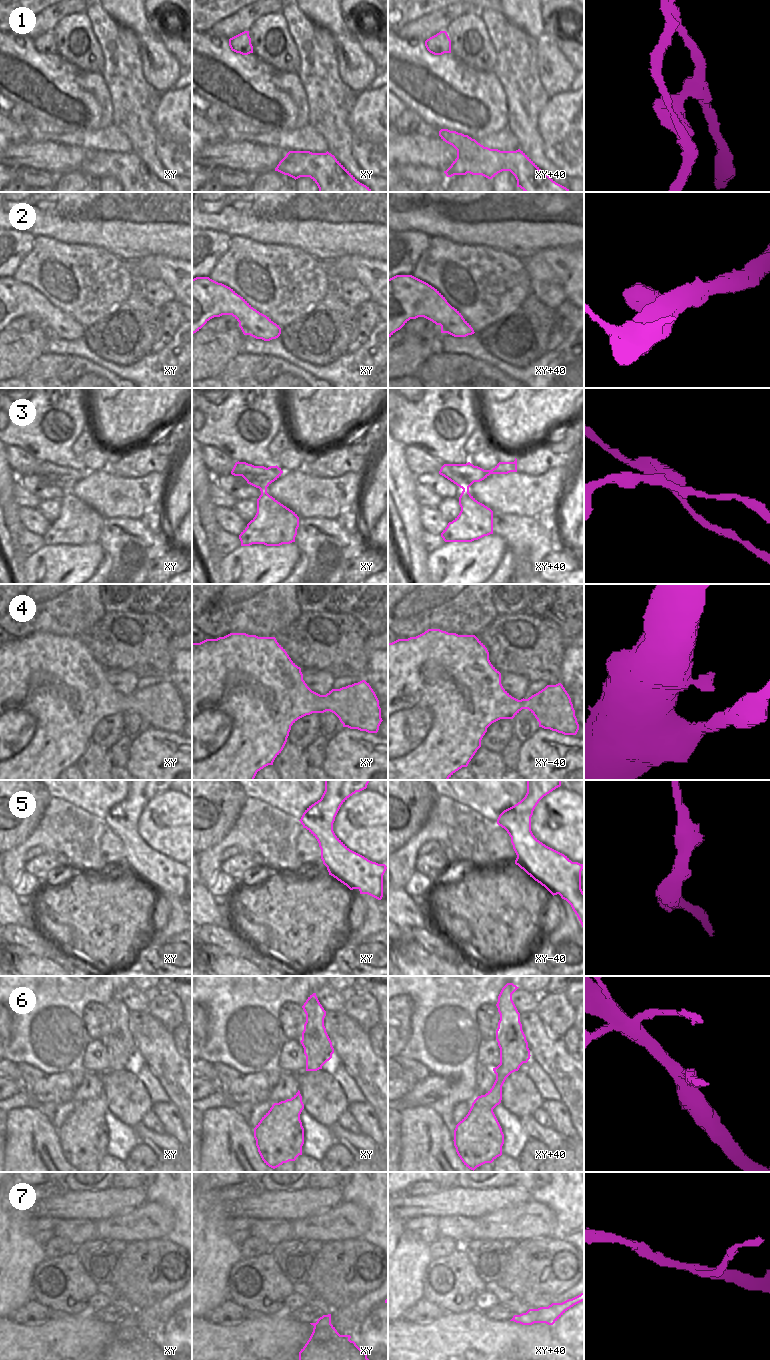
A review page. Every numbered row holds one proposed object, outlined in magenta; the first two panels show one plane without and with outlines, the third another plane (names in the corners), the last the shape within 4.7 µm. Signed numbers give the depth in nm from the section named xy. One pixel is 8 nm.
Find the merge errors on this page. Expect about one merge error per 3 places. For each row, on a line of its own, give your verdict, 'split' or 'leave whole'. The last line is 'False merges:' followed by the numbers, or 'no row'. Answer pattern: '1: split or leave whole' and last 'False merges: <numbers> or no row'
1: split
2: leave whole
3: split
4: leave whole
5: leave whole
6: leave whole
7: leave whole
False merges: 1, 3

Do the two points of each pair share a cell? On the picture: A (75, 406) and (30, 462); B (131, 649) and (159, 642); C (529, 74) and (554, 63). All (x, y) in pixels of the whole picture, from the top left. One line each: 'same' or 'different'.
A: different
B: same
C: different

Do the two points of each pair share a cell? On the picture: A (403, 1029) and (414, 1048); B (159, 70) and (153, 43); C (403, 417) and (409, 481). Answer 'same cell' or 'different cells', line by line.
A: different cells
B: same cell
C: different cells

